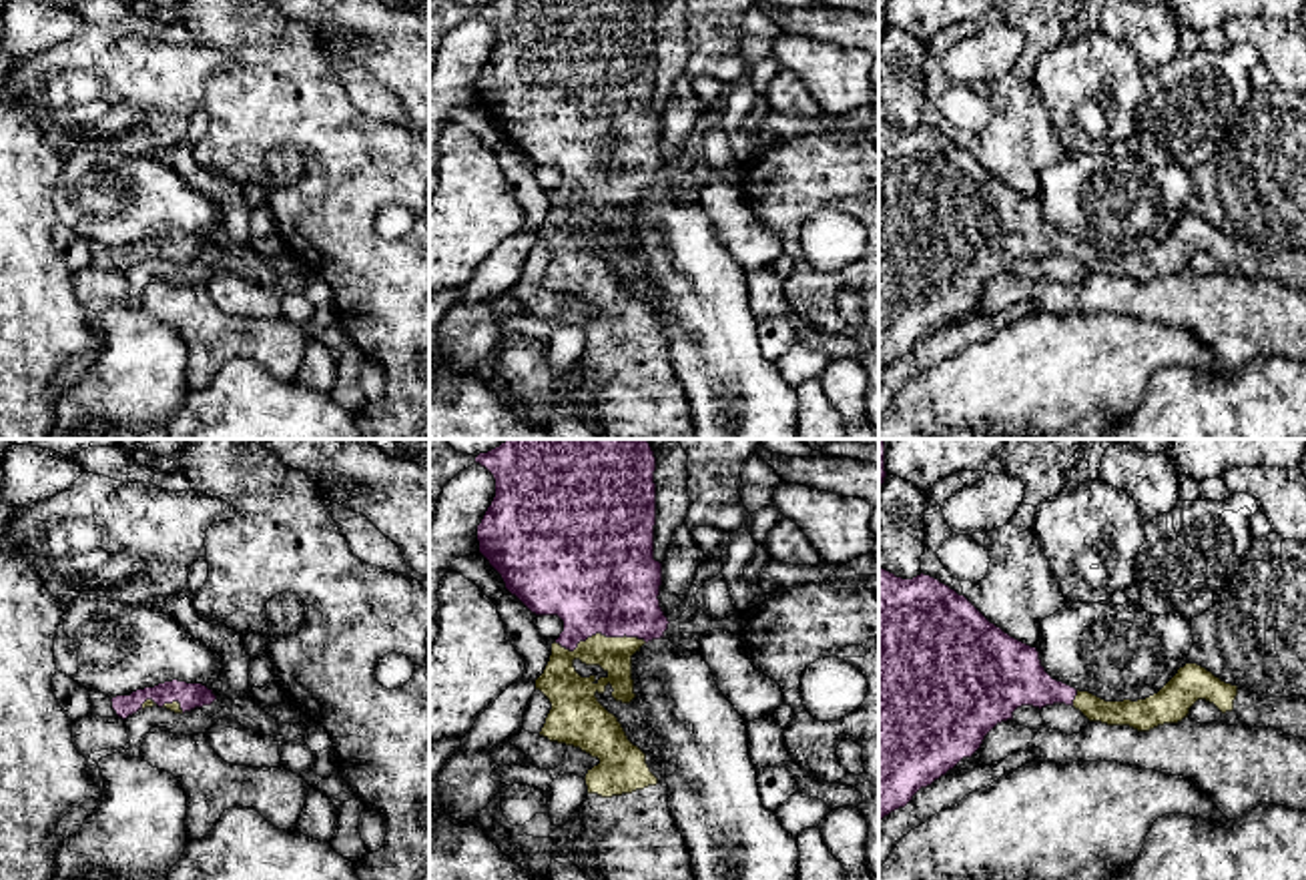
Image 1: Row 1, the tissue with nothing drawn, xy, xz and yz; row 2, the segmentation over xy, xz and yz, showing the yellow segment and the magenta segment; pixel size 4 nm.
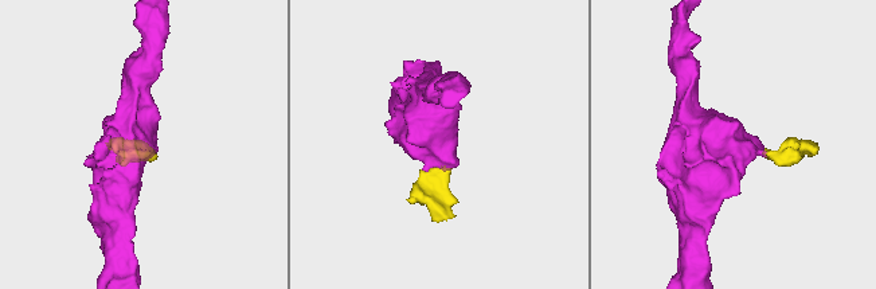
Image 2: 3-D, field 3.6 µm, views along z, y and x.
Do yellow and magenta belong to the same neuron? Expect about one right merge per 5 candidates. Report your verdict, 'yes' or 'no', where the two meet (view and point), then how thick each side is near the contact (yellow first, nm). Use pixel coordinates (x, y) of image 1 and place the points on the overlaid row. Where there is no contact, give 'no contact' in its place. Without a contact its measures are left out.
yes | xz (600, 634) | 160/480 nm

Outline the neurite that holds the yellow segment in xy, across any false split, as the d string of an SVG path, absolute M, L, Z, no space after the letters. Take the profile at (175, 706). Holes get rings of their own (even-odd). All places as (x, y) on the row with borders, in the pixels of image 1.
M165 682L154 688L136 690L130 696L112 698L112 710L118 718L126 720L144 708L167 708L175 714L185 714L195 708L211 706L217 700L213 690L203 684L187 684L187 682Z

